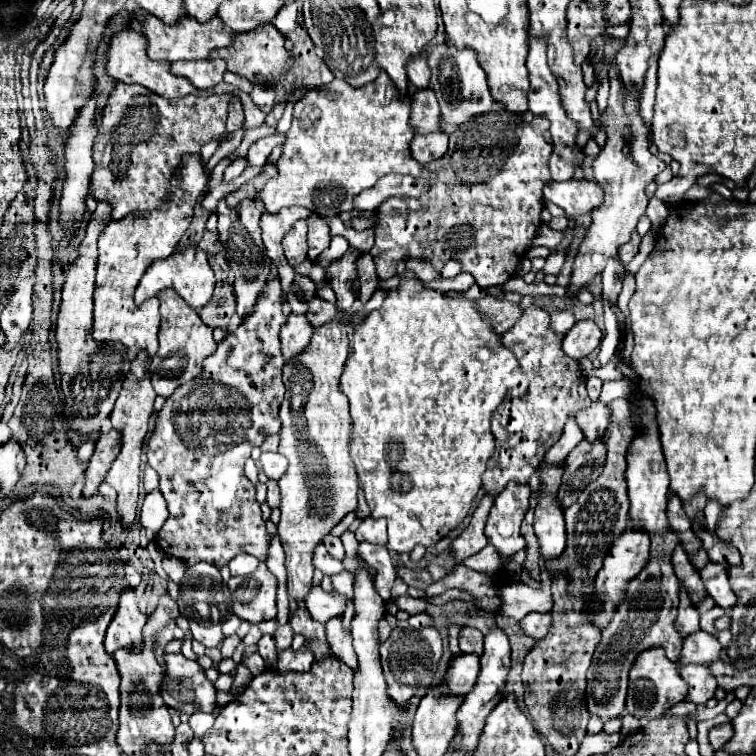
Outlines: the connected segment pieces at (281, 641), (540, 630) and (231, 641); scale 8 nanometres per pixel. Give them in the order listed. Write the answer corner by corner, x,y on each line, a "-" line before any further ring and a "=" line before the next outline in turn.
287,623
287,625
277,627
275,639
277,639
277,649
279,649
279,651
281,651
281,649
287,649
287,647
291,645
291,641
293,641
293,629
291,629
291,625
=
529,613
519,621
519,627
525,635
529,635
533,639
541,639
549,631
551,621
553,621
551,613
=
231,635
224,638
221,646
221,654
223,658
231,658
236,647
241,642
237,635

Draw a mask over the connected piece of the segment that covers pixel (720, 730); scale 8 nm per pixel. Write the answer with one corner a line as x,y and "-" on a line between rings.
731,721
729,723
723,723
723,725
717,725
709,731
709,741
713,745
713,749
723,749
723,745
733,737
733,725

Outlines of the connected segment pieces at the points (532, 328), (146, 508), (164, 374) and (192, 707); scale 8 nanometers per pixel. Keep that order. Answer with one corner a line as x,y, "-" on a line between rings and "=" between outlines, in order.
531,305
531,307
527,307
525,309
525,313
523,313
523,317
519,319
519,325
515,325
515,337
513,337
513,327
503,335
503,343
511,349
511,345
531,345
529,349
525,349
523,353
519,353
519,363
521,363
521,367
523,369
527,369
527,371
531,371
533,373
533,381
531,381
531,385
529,385
529,389
527,389
527,393
525,395
521,395
521,397
517,397
517,399
511,399
511,401
503,401
497,409
495,409
495,413
493,413
493,423
491,423
491,431
493,431
493,435
495,435
495,451
493,453
493,457
487,462
487,467
482,476
482,486
483,486
483,477
507,477
507,481
509,479
515,479
515,481
519,481
519,483
527,483
529,481
529,477
535,473
535,469
541,465
541,461
543,461
543,455
547,453
547,449
561,437
561,433
563,433
563,425
567,423
567,419
569,419
569,415
575,415
579,409
585,409
585,407
589,407
591,405
591,399
587,397
587,389
585,389
585,375
583,375
583,371
581,371
581,365
579,365
579,361
573,361
571,357
565,357
565,353
563,353
563,349
561,349
561,339
563,339
563,335
561,333
553,333
553,329
549,329
549,313
545,311
545,309
539,309
539,307
535,307
535,305
=
153,491
145,497
143,507
141,507
141,517
139,517
141,525
147,531
149,539
155,539
159,529
163,527
163,523
167,521
167,503
161,495
161,491
=
165,289
159,293
161,301
161,329
159,329
159,351
151,359
149,371
151,371
151,381
155,387
157,395
169,397
181,383
195,379
201,373
203,359
213,355
217,349
217,343
213,339
213,329
207,327
197,311
189,309
185,301
173,291
=
163,653
165,677
161,683
161,697
167,707
193,715
195,711
213,713
215,687
205,677
197,661
185,659
181,653

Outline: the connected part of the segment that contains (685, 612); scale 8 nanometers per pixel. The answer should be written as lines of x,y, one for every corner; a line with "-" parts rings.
685,587
679,589
679,617
677,617
677,629
683,637
691,635
693,631
699,631
699,611
693,605
691,597
685,593

